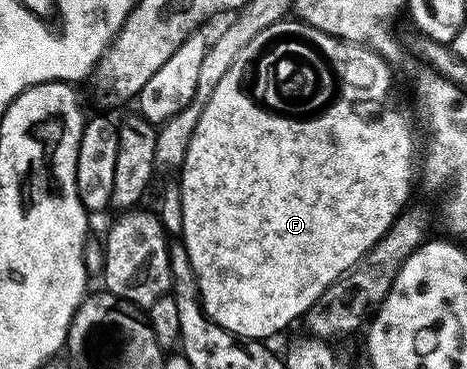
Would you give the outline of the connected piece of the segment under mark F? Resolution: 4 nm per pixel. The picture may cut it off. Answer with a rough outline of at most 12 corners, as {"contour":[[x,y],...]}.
{"contour":[[392,65],[311,124],[225,70],[177,183],[202,309],[270,341],[393,226],[417,176]]}

